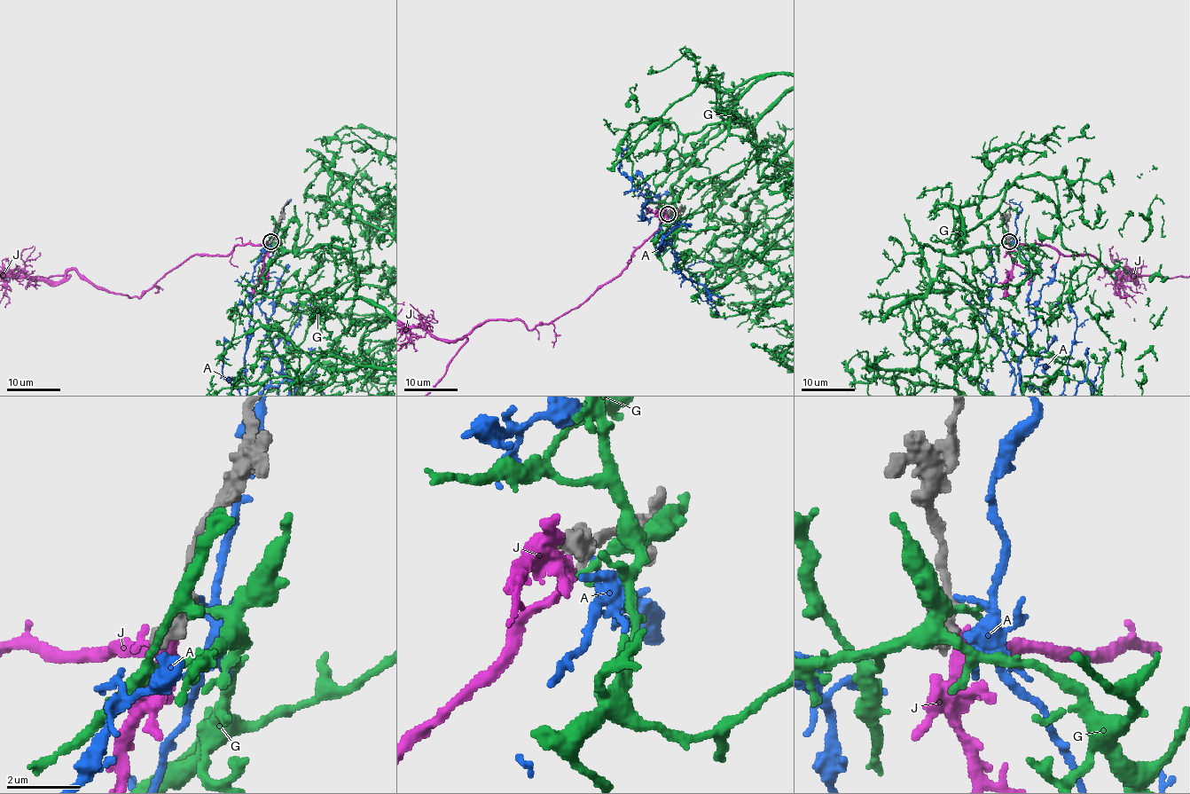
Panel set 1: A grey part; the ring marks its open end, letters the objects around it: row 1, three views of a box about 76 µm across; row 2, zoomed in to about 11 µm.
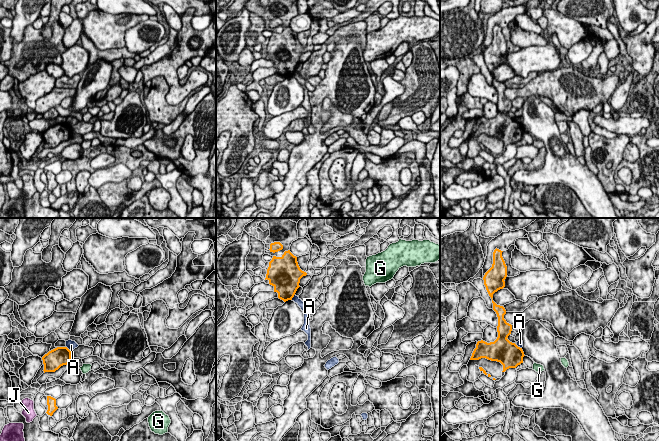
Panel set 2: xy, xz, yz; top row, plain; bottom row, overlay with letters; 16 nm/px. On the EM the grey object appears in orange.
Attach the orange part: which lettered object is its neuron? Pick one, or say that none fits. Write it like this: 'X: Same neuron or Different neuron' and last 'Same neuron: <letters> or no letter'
A: Different neuron
G: Different neuron
J: Same neuron
Same neuron: J

